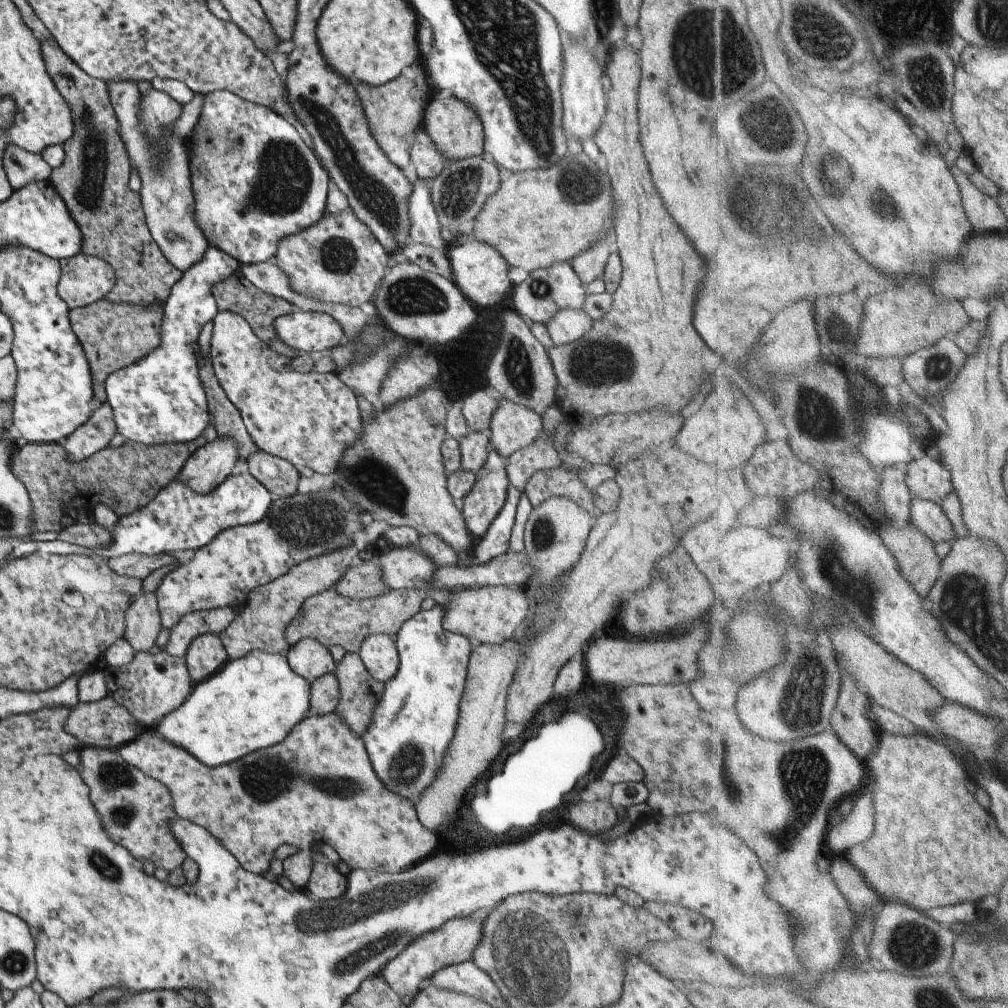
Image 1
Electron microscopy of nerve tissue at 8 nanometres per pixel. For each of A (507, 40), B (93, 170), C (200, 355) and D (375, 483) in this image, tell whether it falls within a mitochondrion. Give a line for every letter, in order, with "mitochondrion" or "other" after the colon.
A: mitochondrion
B: mitochondrion
C: other
D: mitochondrion

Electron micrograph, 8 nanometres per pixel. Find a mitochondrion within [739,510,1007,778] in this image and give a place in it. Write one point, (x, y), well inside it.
(804, 698)

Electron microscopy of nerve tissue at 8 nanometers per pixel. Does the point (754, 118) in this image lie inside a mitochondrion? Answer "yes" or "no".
yes

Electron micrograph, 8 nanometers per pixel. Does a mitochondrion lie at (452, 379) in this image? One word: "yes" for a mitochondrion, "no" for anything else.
no

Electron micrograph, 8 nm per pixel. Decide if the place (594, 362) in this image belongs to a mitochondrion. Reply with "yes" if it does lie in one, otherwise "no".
yes

